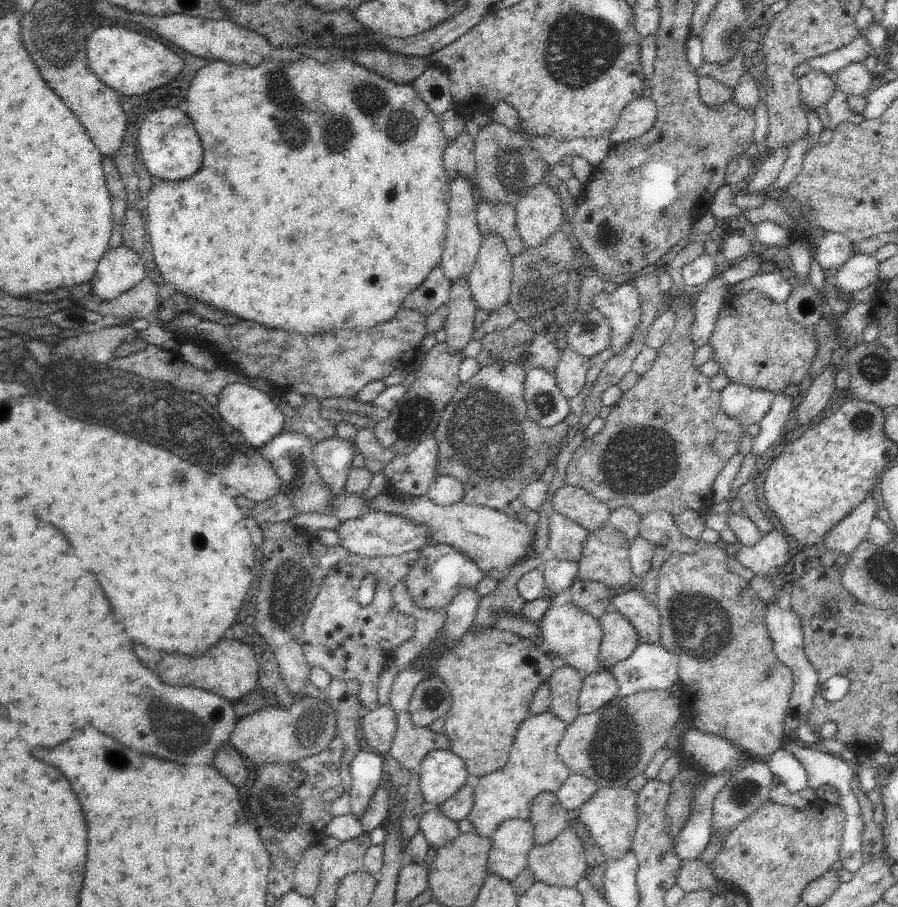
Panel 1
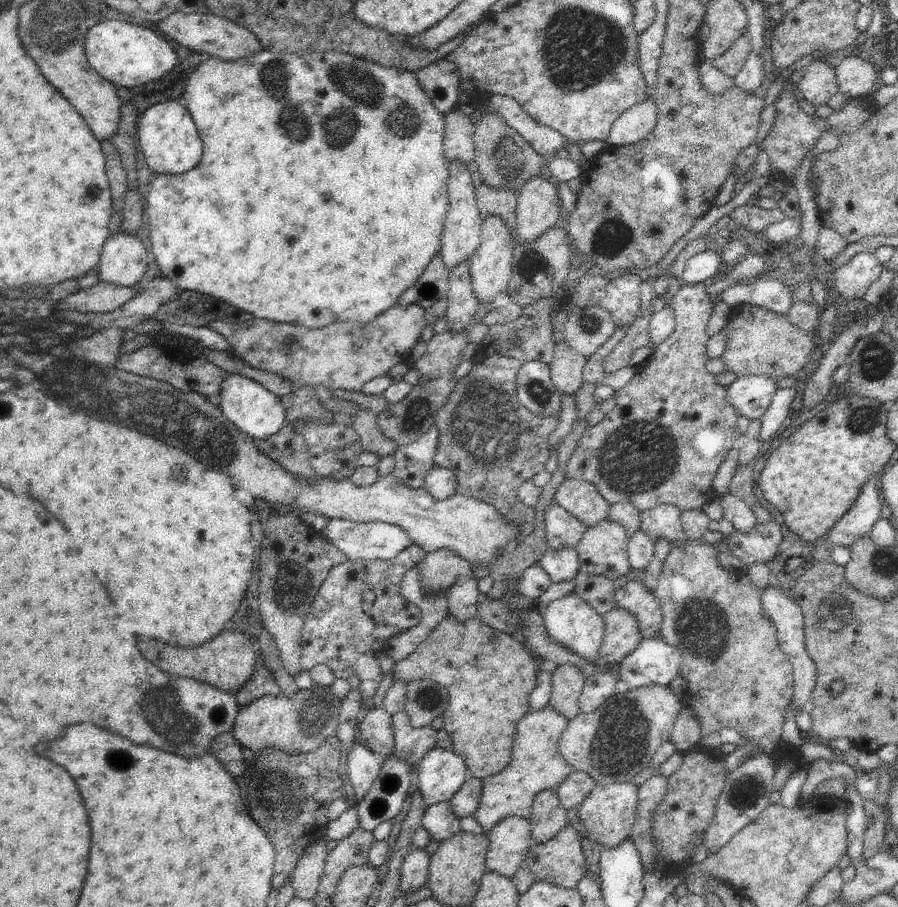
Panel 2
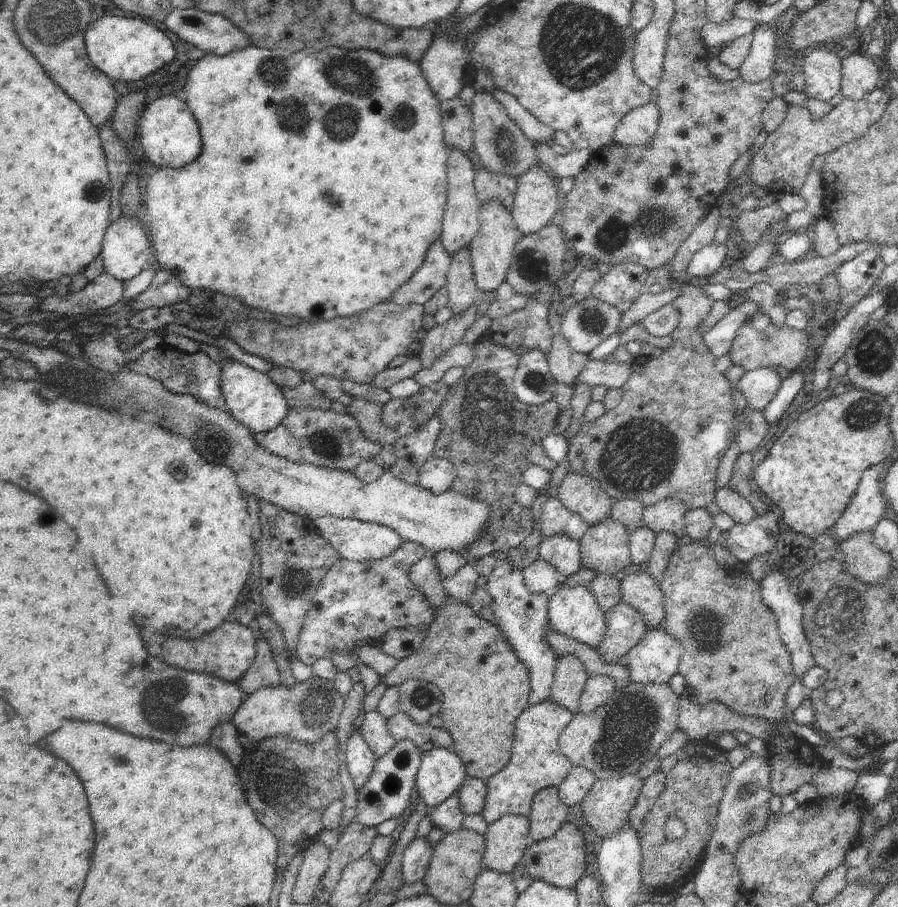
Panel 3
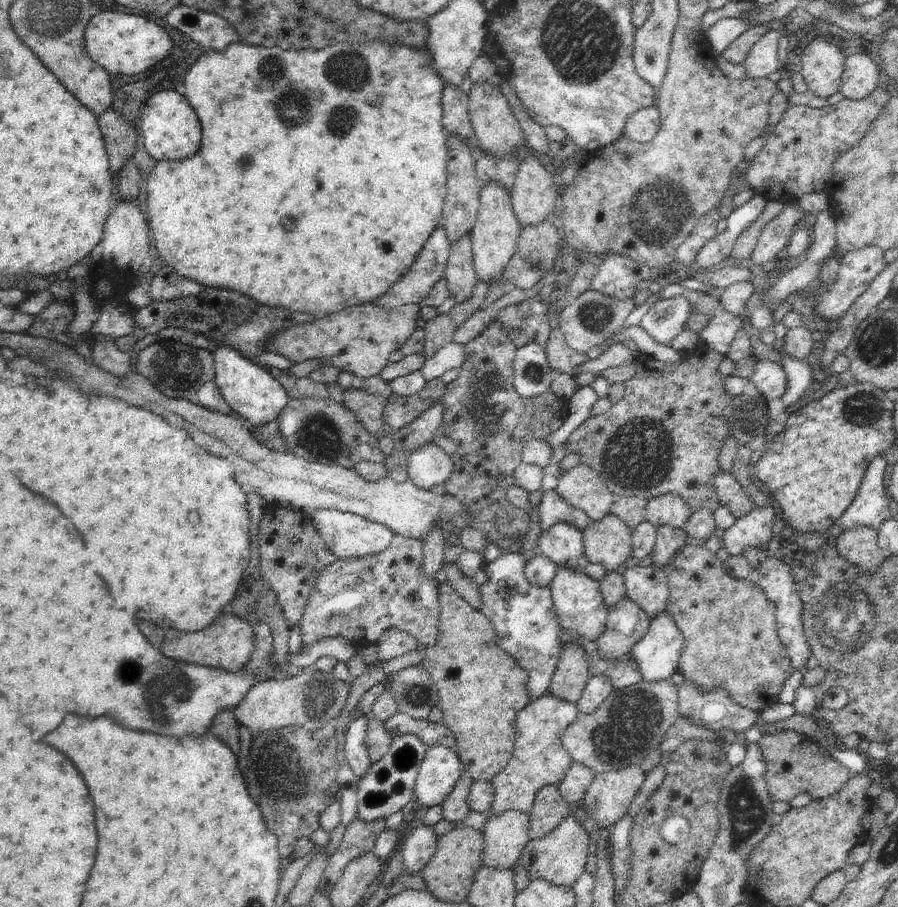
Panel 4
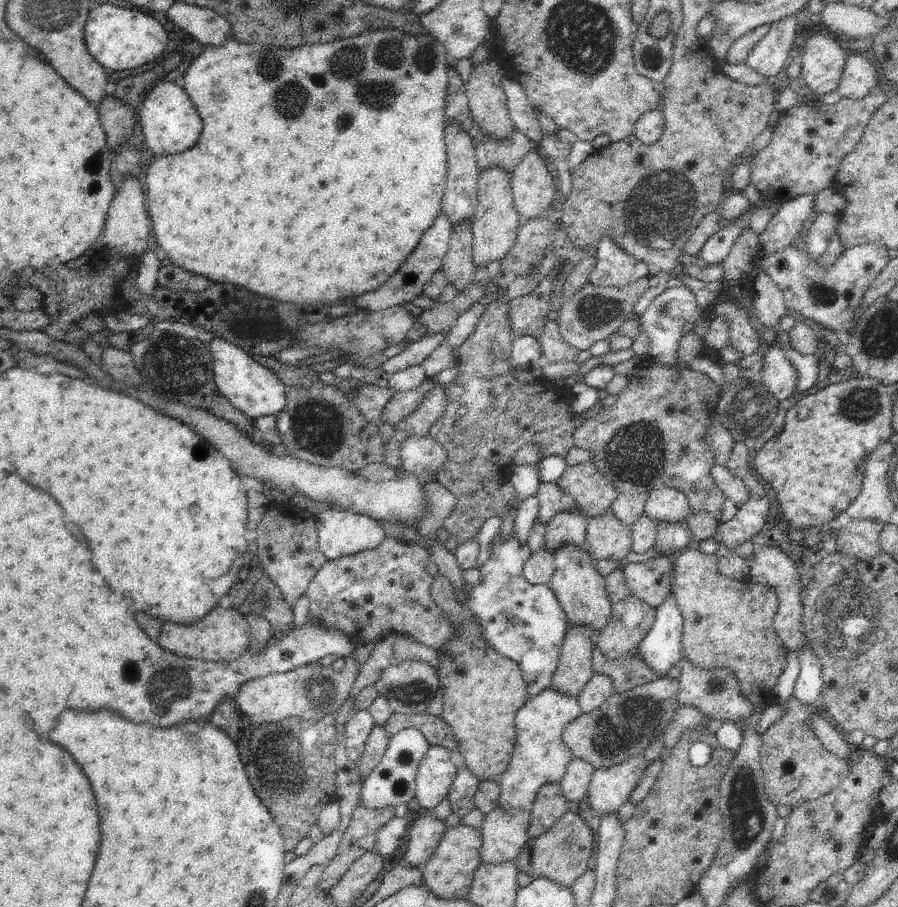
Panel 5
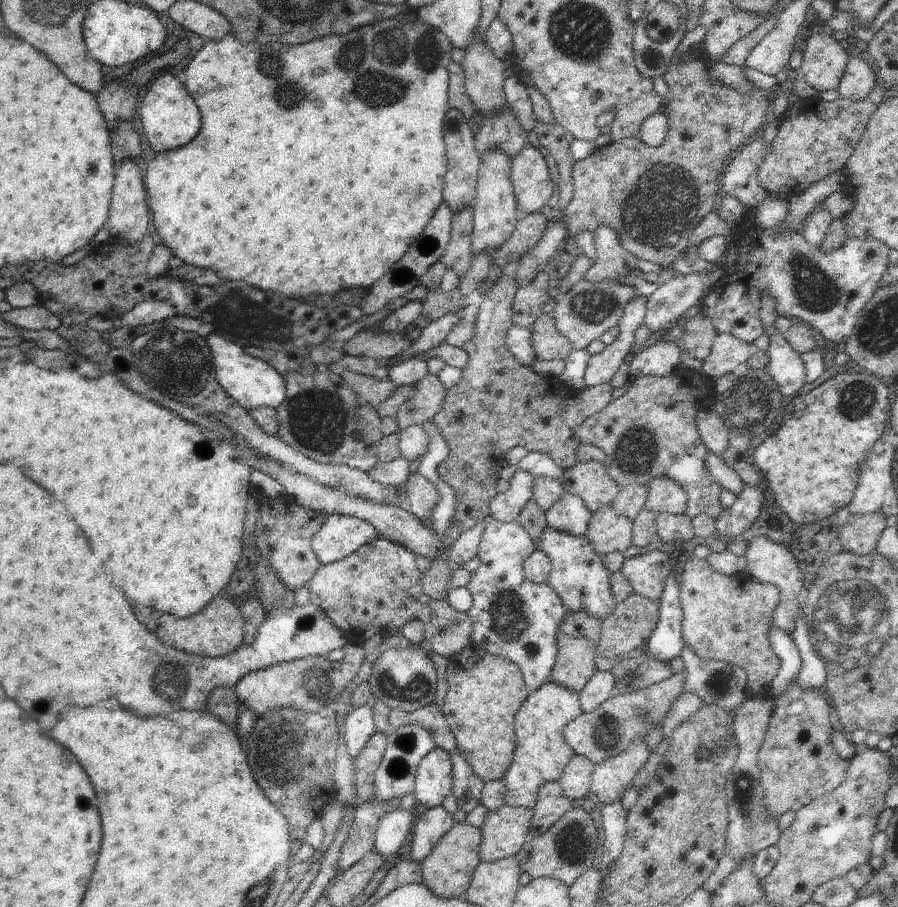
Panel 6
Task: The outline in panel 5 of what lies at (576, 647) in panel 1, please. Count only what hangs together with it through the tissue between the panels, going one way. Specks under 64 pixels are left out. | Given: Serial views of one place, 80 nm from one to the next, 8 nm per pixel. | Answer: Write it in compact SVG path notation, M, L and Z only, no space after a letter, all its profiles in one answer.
M566 544L553 553L554 575L547 585L562 606L568 626L590 626L597 632L602 630L612 614L612 602L606 594L606 577L595 566L595 561L586 552L585 546Z

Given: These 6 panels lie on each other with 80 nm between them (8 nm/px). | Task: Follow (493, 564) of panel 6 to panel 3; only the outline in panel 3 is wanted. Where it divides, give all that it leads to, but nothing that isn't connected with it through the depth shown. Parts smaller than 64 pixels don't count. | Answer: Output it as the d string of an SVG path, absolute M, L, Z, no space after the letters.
M508 561L503 562L489 576L484 590L488 594L492 615L498 619L498 627L513 646L517 657L526 663L531 670L531 691L528 704L530 707L540 704L549 698L558 658L548 646L545 634L549 628L549 596L545 593L531 593L525 587L523 570L516 568Z

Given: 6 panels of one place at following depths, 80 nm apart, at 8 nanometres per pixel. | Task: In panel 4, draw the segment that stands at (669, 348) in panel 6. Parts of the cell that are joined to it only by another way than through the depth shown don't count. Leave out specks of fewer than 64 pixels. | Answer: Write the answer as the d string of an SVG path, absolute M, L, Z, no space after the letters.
M684 296L658 301L642 317L639 325L659 343L670 346L670 341L684 330L692 307Z

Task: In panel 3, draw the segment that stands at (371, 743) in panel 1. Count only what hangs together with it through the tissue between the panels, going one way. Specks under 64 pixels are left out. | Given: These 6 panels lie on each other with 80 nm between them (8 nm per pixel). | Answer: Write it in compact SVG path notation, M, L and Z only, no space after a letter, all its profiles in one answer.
M377 710L366 713L358 730L376 757L380 757L394 748L396 742L388 730L387 719Z

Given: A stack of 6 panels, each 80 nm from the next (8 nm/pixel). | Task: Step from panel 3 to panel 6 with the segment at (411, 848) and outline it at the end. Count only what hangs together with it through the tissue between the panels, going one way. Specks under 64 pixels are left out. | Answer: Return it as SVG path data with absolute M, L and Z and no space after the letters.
M444 806L428 809L426 814L420 818L416 817L412 827L414 840L412 840L410 860L421 864L422 860L430 854L432 848L442 839L442 836L454 826L453 817L454 814L446 812Z

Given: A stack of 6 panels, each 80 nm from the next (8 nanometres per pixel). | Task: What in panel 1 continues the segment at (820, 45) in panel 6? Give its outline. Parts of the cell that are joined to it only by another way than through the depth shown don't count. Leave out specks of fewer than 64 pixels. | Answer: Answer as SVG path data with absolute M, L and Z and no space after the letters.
M812 70L798 81L799 97L809 111L826 107L828 100L836 89L836 84L824 72Z

